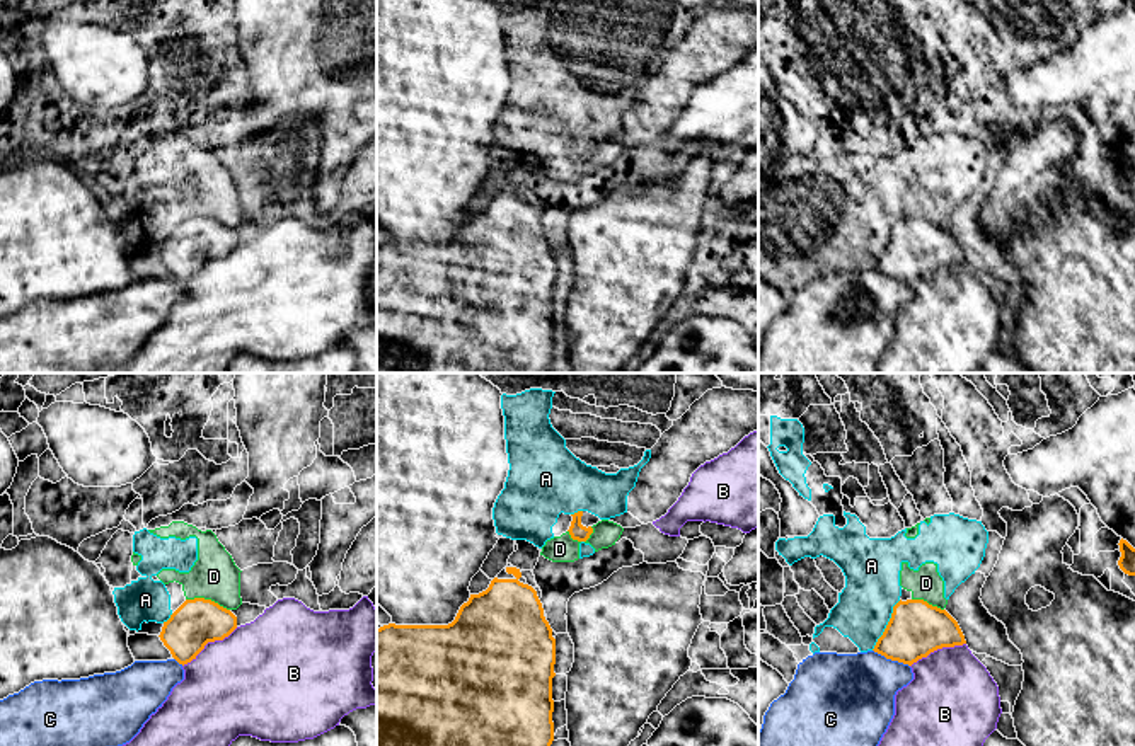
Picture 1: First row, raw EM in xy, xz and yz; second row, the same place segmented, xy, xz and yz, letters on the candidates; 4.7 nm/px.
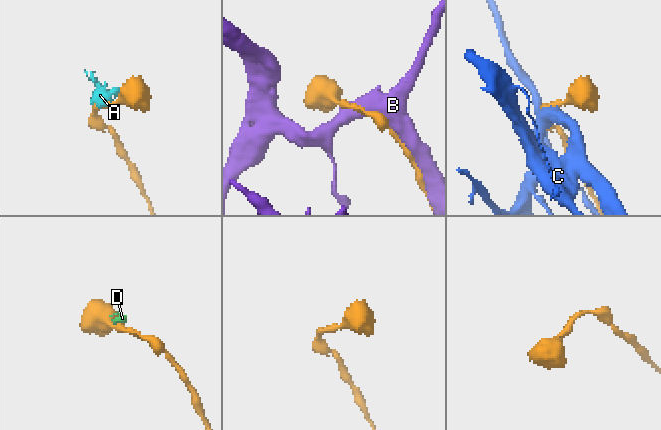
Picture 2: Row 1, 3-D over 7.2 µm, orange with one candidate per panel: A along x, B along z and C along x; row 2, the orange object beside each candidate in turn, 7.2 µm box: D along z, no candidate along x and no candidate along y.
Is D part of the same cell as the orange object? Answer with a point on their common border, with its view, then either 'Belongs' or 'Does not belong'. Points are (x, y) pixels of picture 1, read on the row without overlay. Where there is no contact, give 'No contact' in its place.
Touches orange at xy (208, 218). Does not belong

